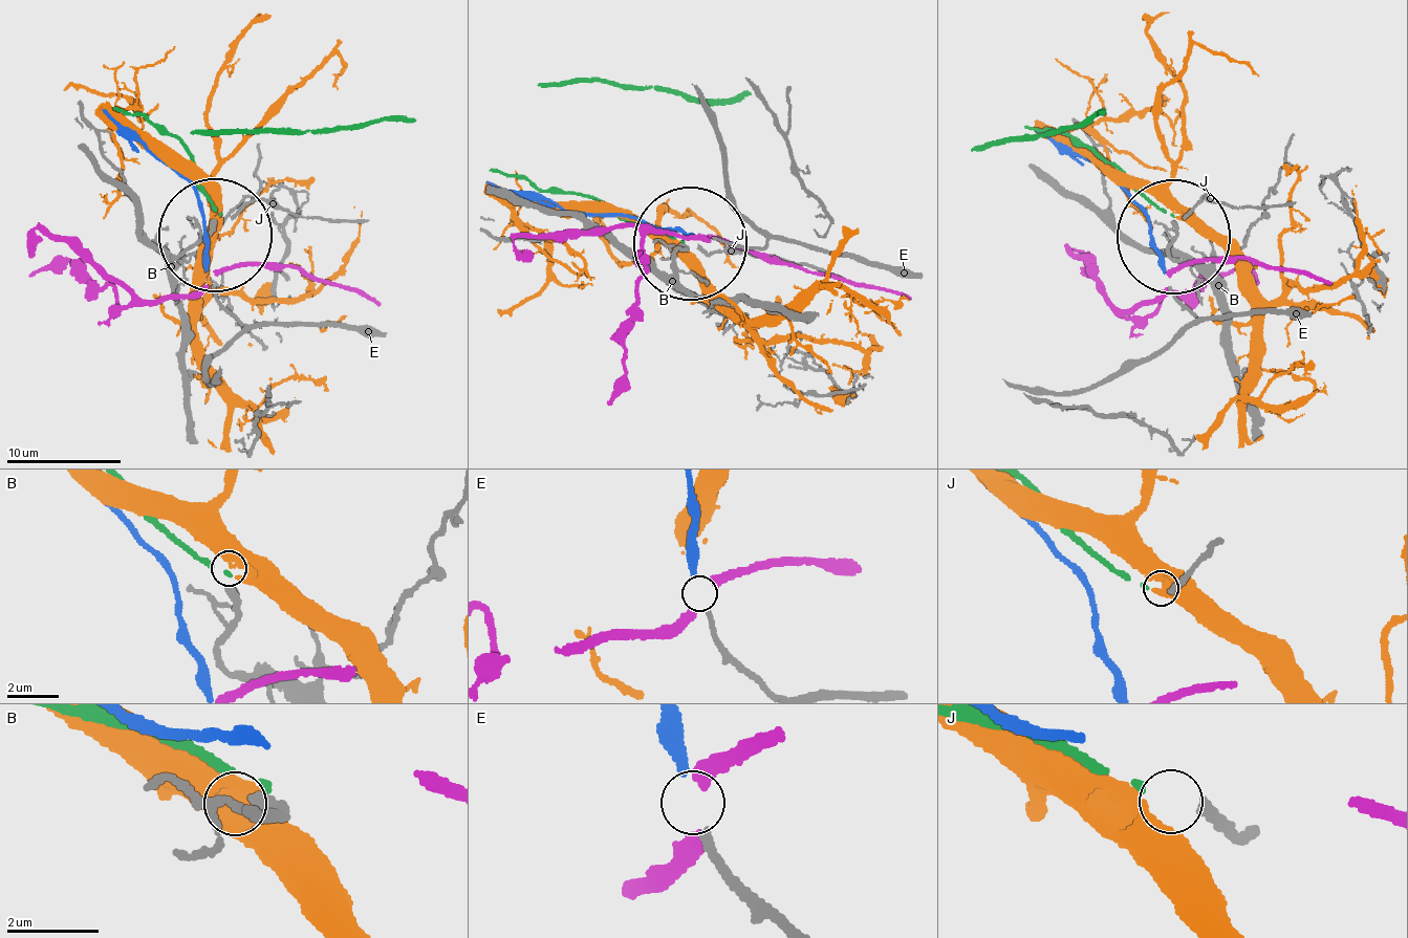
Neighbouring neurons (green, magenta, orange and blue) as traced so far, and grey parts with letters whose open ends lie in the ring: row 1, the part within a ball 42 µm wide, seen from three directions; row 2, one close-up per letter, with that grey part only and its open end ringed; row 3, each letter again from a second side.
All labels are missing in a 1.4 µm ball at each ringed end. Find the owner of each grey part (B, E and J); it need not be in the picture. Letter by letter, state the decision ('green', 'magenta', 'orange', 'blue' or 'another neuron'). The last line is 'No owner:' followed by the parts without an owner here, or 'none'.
B: another neuron
E: blue
J: green
No owner: B

